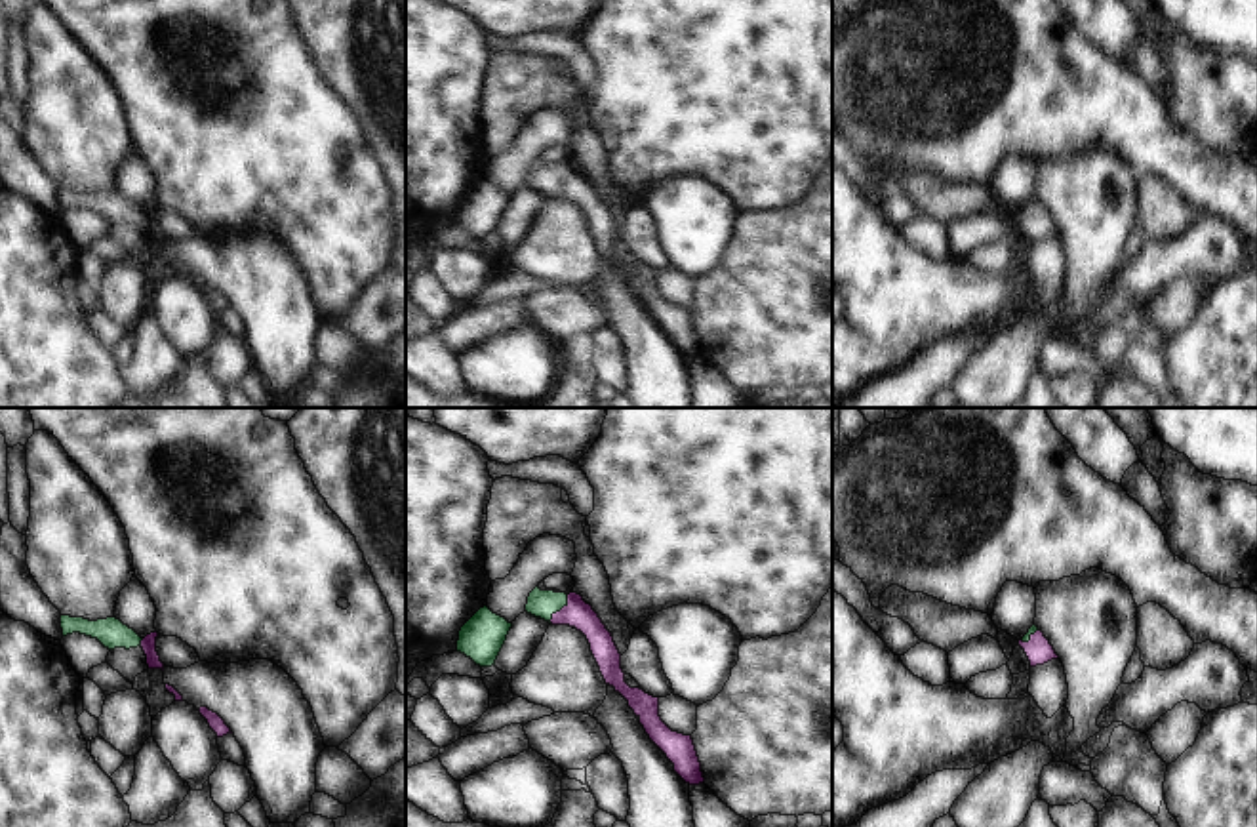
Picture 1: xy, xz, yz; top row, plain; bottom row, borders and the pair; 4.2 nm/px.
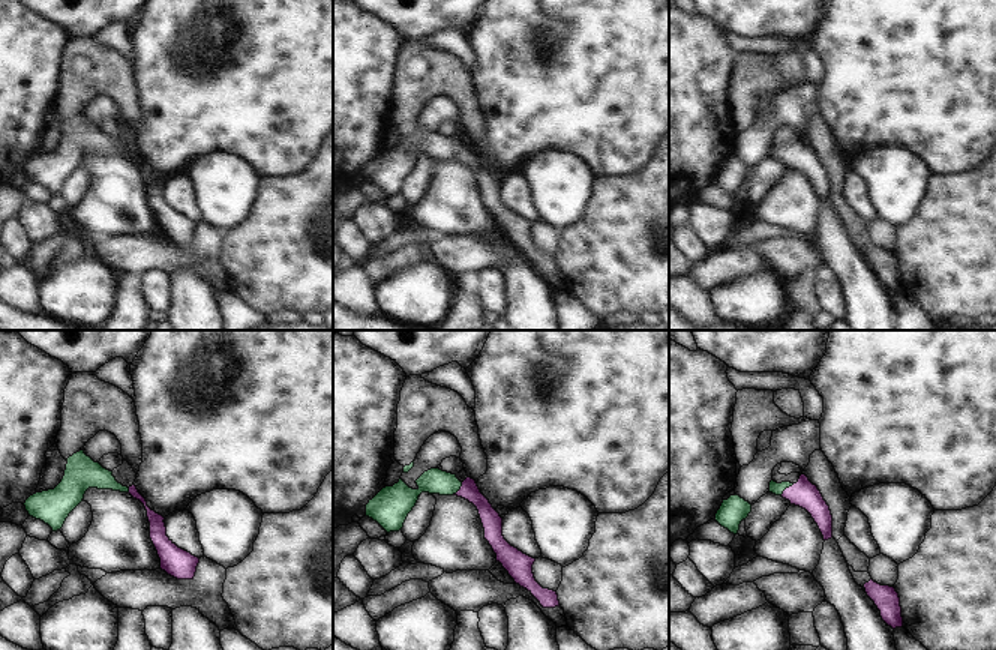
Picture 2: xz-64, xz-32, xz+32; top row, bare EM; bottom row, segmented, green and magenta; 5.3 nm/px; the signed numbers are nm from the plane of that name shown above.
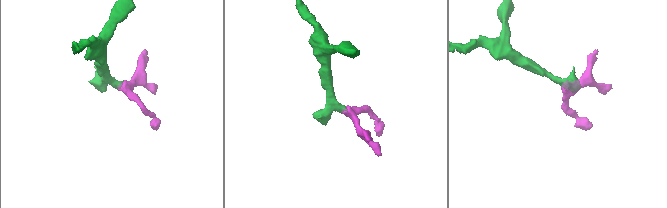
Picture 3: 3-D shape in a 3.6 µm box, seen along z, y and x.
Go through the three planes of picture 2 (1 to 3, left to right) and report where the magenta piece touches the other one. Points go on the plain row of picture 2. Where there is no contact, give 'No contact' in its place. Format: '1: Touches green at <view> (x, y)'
1: Touches green at xz-64 (128, 155)
2: Touches green at xz-32 (458, 153)
3: Touches green at xz+32 (786, 150).

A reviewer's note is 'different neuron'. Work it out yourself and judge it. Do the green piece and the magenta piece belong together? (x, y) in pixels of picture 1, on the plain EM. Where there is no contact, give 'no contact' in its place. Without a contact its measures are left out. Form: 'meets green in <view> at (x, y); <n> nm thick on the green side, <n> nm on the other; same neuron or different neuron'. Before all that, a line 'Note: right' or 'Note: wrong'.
Note: wrong
meets green in xz at (560, 181); 110 nm thick on the green side, 120 nm on the other; same neuron

